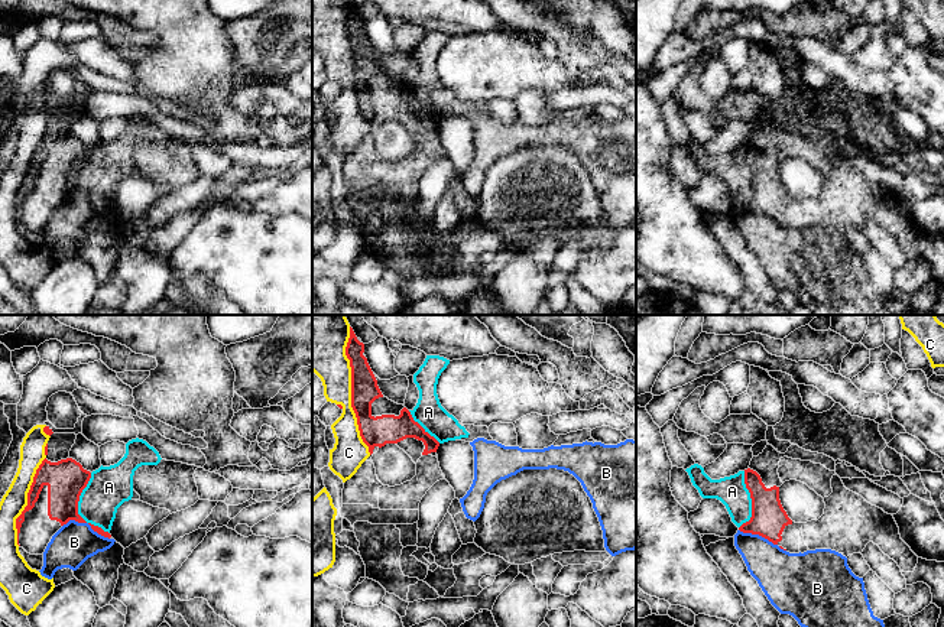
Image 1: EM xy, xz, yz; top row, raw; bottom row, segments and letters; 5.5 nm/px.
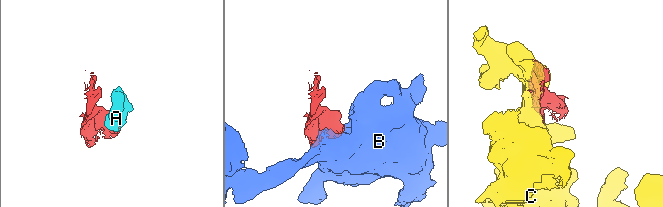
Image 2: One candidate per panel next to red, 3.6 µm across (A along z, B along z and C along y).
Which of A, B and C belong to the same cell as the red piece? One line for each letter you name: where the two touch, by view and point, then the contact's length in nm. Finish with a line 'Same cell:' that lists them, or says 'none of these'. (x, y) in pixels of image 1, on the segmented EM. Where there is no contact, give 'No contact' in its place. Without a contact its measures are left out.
A: Touches red at xy (77, 509). Shared border 360 nm
Same cell: A

